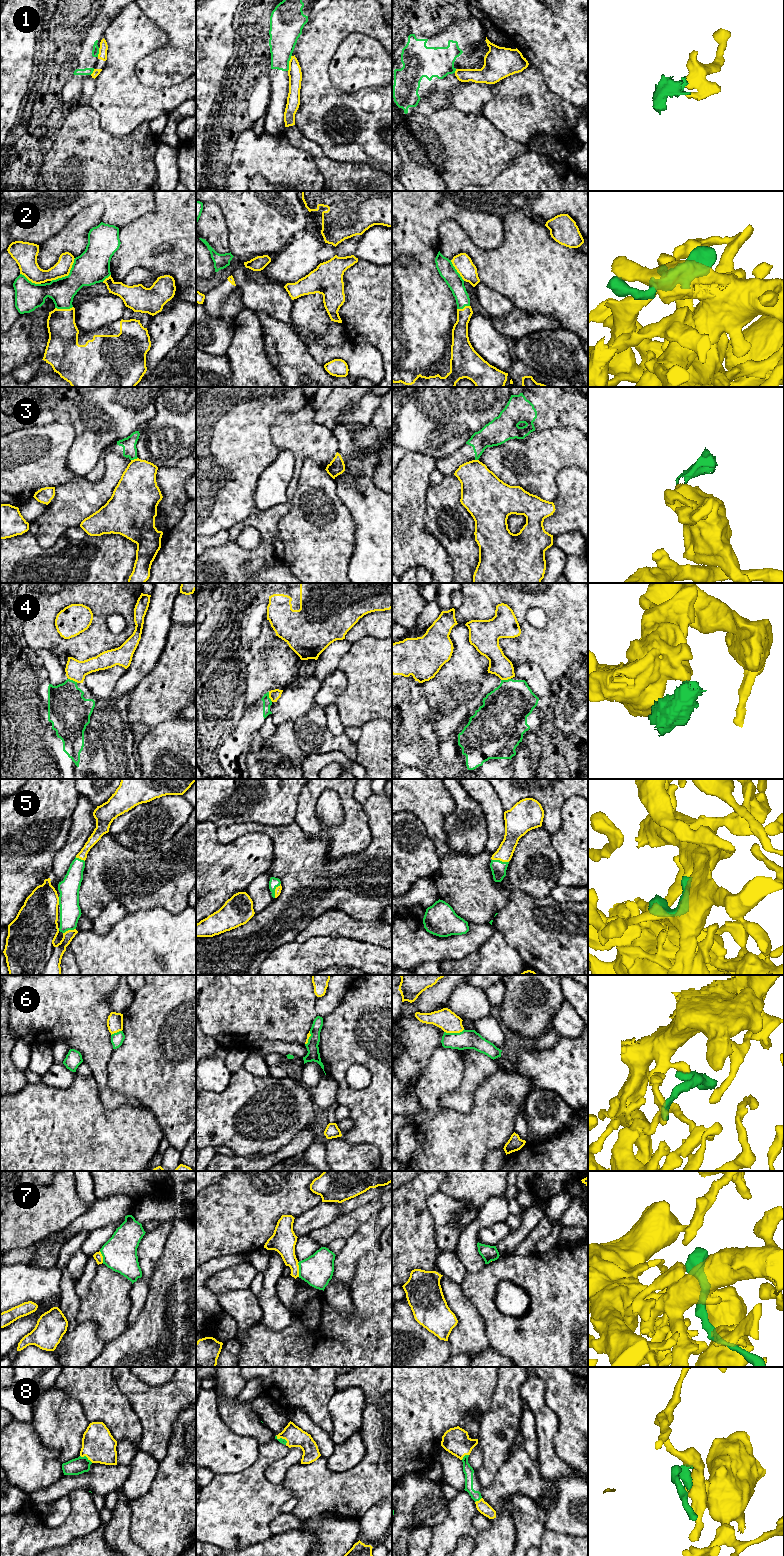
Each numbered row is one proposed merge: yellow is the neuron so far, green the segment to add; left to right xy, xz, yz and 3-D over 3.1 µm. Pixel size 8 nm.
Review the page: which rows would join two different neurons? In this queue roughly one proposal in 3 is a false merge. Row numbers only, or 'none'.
1, 3, 4, 6, 7

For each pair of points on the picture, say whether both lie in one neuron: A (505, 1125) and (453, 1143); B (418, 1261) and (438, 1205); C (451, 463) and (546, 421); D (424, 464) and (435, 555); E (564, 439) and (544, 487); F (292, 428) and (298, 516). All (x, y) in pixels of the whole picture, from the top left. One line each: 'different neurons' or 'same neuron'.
A: same neuron
B: different neurons
C: same neuron
D: same neuron
E: same neuron
F: different neurons

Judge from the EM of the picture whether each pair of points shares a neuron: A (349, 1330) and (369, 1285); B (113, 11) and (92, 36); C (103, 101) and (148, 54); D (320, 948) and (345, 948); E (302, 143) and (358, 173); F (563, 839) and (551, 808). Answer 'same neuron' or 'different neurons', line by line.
A: different neurons
B: same neuron
C: same neuron
D: same neuron
E: same neuron
F: different neurons

